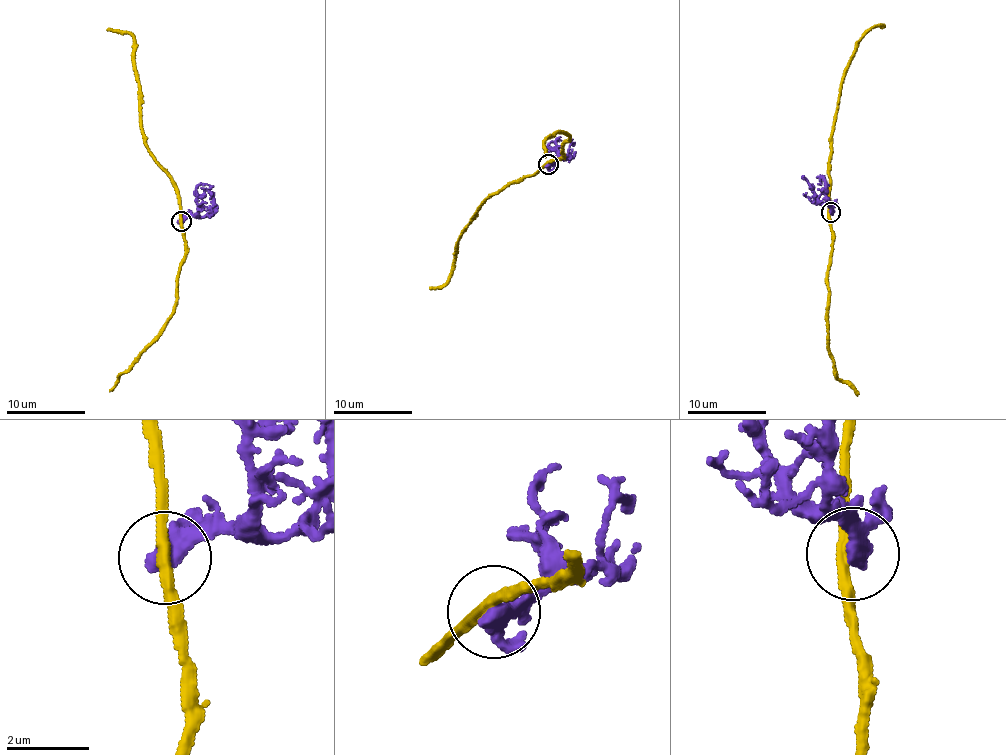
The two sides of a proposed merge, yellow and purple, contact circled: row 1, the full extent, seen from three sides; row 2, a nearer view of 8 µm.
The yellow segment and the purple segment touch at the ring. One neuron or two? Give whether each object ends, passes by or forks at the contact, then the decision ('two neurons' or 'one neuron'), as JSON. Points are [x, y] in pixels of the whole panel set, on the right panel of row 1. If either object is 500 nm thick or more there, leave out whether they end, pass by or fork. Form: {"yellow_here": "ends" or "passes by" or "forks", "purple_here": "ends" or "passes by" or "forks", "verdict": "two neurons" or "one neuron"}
{"yellow_here": "passes by", "purple_here": "passes by", "verdict": "two neurons"}

